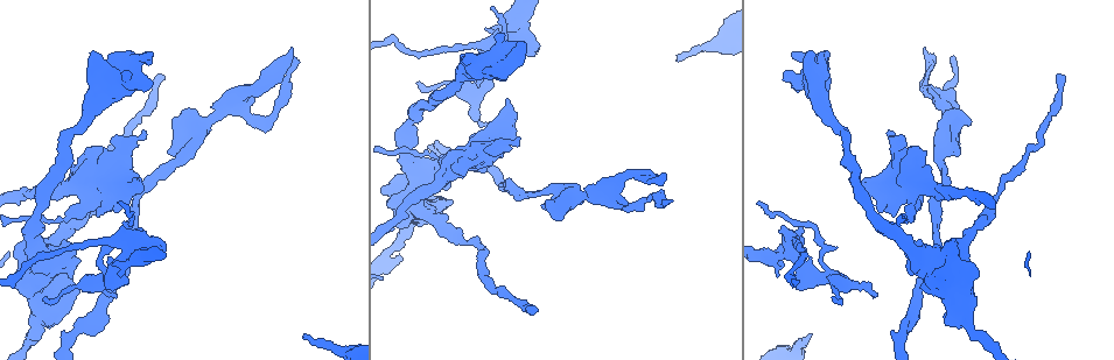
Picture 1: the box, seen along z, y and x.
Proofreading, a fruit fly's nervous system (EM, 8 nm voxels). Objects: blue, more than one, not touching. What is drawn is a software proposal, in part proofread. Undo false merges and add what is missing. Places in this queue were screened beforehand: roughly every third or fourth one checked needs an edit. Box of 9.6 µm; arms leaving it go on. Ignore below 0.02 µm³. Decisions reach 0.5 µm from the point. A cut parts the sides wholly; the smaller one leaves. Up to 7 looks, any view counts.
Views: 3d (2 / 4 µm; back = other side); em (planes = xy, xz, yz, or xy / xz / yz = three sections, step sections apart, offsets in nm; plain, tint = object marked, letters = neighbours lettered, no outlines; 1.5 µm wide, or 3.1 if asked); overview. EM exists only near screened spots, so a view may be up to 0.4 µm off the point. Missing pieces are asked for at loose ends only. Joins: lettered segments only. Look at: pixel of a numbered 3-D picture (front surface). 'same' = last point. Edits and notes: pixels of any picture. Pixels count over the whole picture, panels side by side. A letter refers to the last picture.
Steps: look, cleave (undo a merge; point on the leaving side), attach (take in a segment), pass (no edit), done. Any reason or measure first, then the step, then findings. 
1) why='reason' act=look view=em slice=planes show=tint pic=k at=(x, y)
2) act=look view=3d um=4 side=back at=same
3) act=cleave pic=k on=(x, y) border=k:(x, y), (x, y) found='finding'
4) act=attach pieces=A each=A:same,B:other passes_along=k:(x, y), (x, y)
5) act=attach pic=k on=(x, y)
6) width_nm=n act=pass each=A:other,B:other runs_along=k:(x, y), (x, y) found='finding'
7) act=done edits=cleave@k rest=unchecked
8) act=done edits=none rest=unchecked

why='branch stops here' act=look view=3d um=2 pic=1 at=(418, 83)

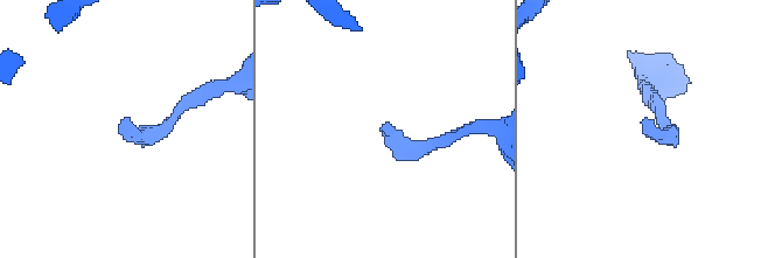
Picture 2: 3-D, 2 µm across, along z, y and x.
why='now the EM' act=look view=em slice=planes show=letters pic=2 at=(380, 127)

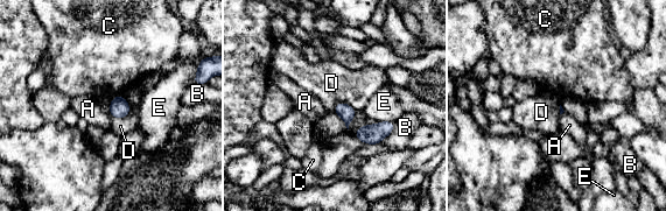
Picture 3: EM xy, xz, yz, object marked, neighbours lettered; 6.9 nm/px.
act=pass each=A:other,B:other,C:other,D:other,E:other border=3:(130, 105), (125, 117), (112, 117) found='none of them fits'

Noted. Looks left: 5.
why='thick end' act=look view=em slice=xz step=4 show=tint pic=1 at=(442, 154)

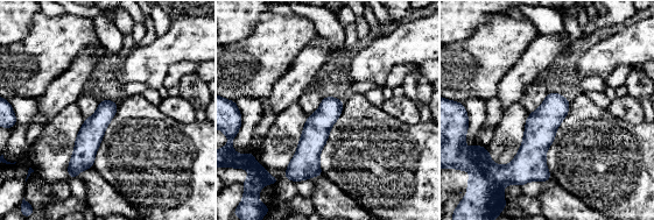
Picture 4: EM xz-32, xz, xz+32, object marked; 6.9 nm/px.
act=look view=em slice=planes show=letters at=same

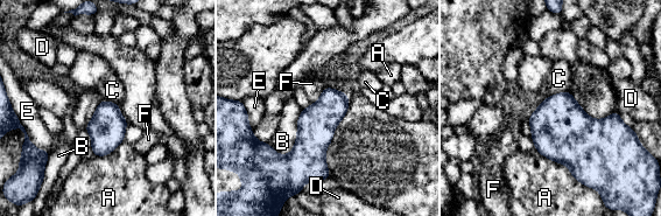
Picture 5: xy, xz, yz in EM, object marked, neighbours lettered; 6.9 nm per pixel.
act=pass each=A:other,B:other,C:other,D:other,E:other,F:other border=5:(324, 86), (322, 91) found='none of them fits'

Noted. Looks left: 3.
why='free end' act=look view=em slice=xy step=4 show=tint pic=1 at=(544, 208)

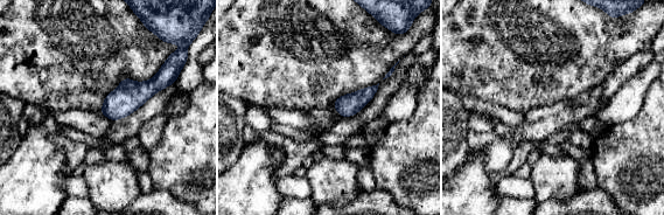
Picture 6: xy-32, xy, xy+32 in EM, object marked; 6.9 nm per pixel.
why='another direction' act=look view=em slice=planes show=letters at=same

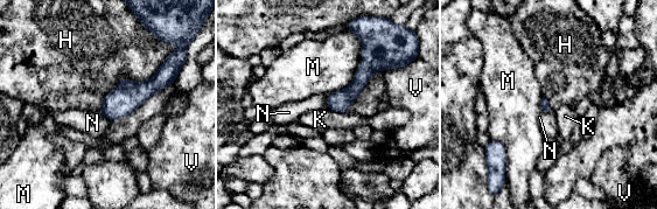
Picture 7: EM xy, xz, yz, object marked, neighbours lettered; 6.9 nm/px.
act=pass each=H:other,K:other,M:other,N:other,V:other runs_along=7:(367, 49), (360, 82), (333, 106) found='no lettered segment goes on from it'

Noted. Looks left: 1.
act=done edits=none rest=unchecked

